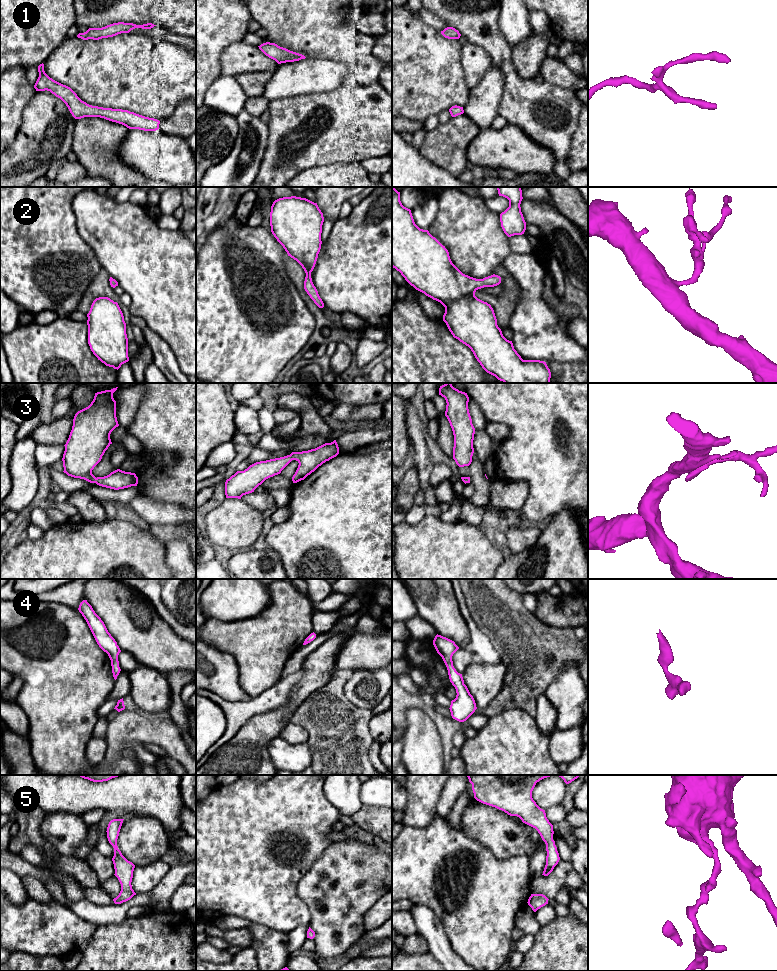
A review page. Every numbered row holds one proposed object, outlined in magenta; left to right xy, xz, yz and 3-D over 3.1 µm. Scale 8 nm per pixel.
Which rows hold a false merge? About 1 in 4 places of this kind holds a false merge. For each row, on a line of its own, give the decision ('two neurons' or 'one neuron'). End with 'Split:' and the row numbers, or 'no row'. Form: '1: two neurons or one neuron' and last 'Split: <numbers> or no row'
1: one neuron
2: one neuron
3: one neuron
4: one neuron
5: one neuron
Split: no row

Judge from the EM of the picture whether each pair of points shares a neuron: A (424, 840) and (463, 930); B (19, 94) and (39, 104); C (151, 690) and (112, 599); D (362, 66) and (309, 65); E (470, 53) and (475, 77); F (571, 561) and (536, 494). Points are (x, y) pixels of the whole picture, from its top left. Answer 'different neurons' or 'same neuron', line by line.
A: same neuron
B: different neurons
C: different neurons
D: different neurons
E: same neuron
F: different neurons

